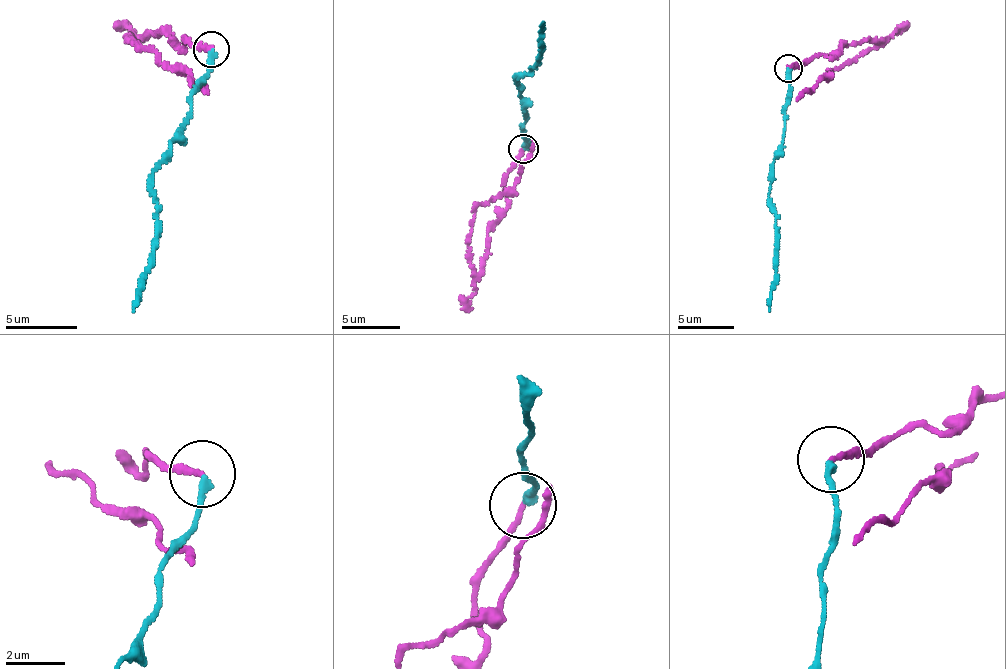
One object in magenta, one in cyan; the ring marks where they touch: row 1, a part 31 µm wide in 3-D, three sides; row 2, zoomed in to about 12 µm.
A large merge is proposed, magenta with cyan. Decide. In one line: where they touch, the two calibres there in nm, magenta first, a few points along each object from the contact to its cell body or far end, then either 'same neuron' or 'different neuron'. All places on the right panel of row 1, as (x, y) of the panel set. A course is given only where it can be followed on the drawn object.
(788, 68) | 180/240 nm | magenta via (787, 68), (805, 65), (815, 57), (832, 58), (845, 46), (882, 41), (830, 71), (831, 76), (798, 99) | cyan via (787, 68), (789, 89), (782, 151), (773, 165), (768, 196), (775, 214), (769, 311) | different neuron

